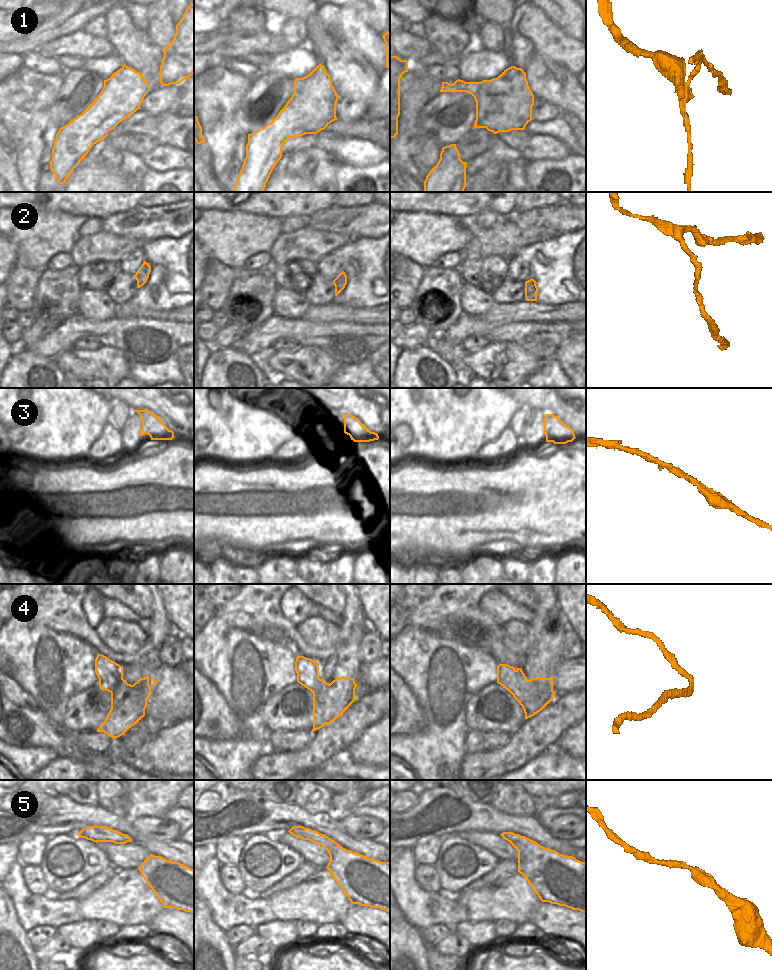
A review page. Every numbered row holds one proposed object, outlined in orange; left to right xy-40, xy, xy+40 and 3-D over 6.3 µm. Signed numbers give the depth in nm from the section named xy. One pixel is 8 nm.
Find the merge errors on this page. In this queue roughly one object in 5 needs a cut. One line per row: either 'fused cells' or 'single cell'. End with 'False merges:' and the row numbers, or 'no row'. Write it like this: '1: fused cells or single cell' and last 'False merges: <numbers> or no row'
1: fused cells
2: single cell
3: single cell
4: fused cells
5: single cell
False merges: 1, 4

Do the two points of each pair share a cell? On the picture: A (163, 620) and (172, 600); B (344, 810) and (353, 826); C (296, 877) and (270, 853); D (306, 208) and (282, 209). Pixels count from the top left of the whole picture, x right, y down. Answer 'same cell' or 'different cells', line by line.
A: different cells
B: different cells
C: different cells
D: same cell

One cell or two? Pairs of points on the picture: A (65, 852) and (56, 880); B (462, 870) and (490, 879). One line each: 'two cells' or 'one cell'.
A: one cell
B: two cells

